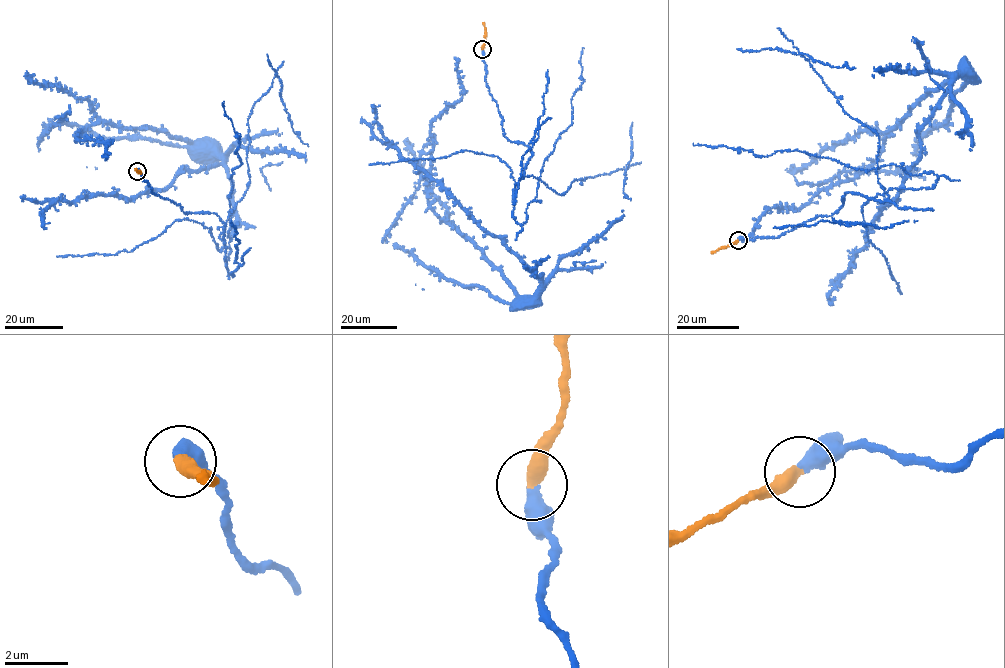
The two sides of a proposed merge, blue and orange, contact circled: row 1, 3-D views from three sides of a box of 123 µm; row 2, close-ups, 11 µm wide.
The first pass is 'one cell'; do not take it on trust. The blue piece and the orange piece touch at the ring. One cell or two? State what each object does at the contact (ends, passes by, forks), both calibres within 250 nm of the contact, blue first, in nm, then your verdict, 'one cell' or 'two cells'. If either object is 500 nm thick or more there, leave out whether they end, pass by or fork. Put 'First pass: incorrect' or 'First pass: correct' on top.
First pass: correct
calibres 500 and 440 nm; one cell

